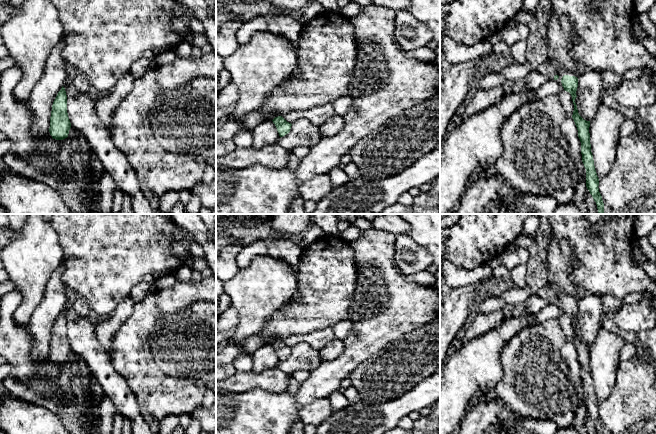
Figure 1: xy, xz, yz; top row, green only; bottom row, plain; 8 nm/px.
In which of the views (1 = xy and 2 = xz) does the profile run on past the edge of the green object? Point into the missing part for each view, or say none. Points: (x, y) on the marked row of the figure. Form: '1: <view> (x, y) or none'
1: none
2: none

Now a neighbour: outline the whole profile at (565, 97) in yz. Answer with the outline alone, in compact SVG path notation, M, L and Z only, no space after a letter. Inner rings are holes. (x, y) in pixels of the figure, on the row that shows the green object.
M564 90L558 94L558 97L561 101L564 110L567 112L568 115L572 117L574 111L574 104L572 101L571 94Z

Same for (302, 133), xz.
M300 118L292 123L290 132L280 137L277 143L285 149L293 150L295 147L313 147L322 139L319 127L310 121Z

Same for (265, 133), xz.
M264 120L251 130L253 145L255 149L262 149L265 146L277 142L280 138L277 128L272 120Z

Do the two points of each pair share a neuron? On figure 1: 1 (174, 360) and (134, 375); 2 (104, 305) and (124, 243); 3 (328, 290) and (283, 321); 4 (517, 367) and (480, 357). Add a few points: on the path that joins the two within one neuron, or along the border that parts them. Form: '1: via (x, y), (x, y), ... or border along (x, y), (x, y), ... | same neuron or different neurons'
1: border along (147, 344), (157, 365), (166, 374), (178, 378) | different neurons
2: via (104, 290), (104, 263), (109, 258) | same neuron
3: via (317, 301), (304, 314), (294, 319) | same neuron
4: border along (508, 340), (500, 352), (502, 376), (499, 379) | different neurons

